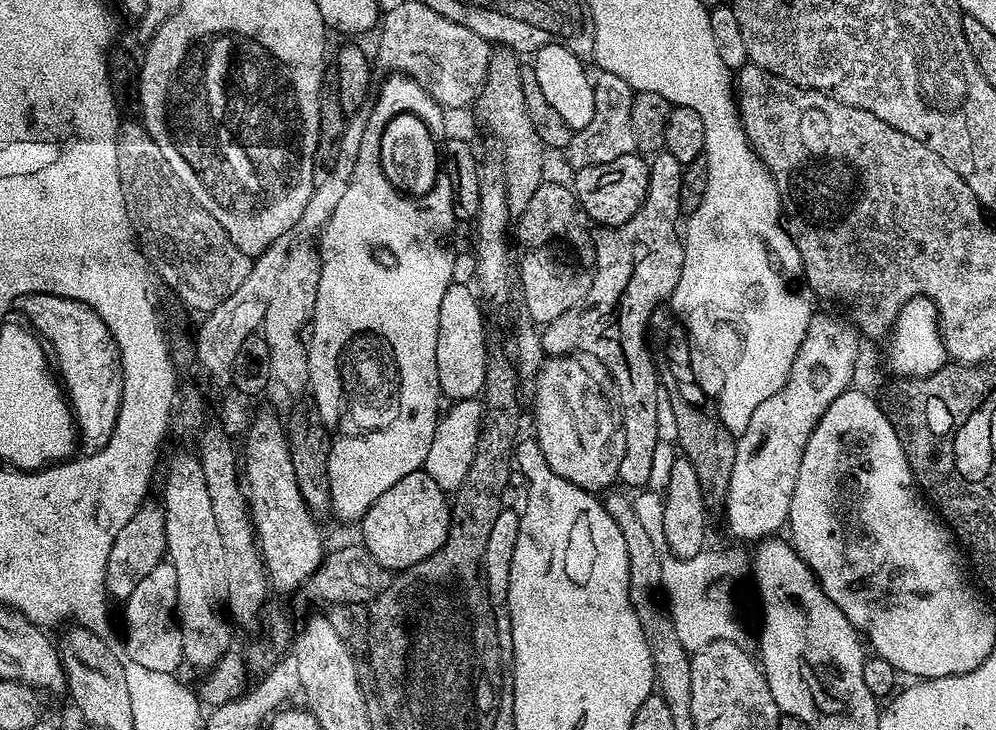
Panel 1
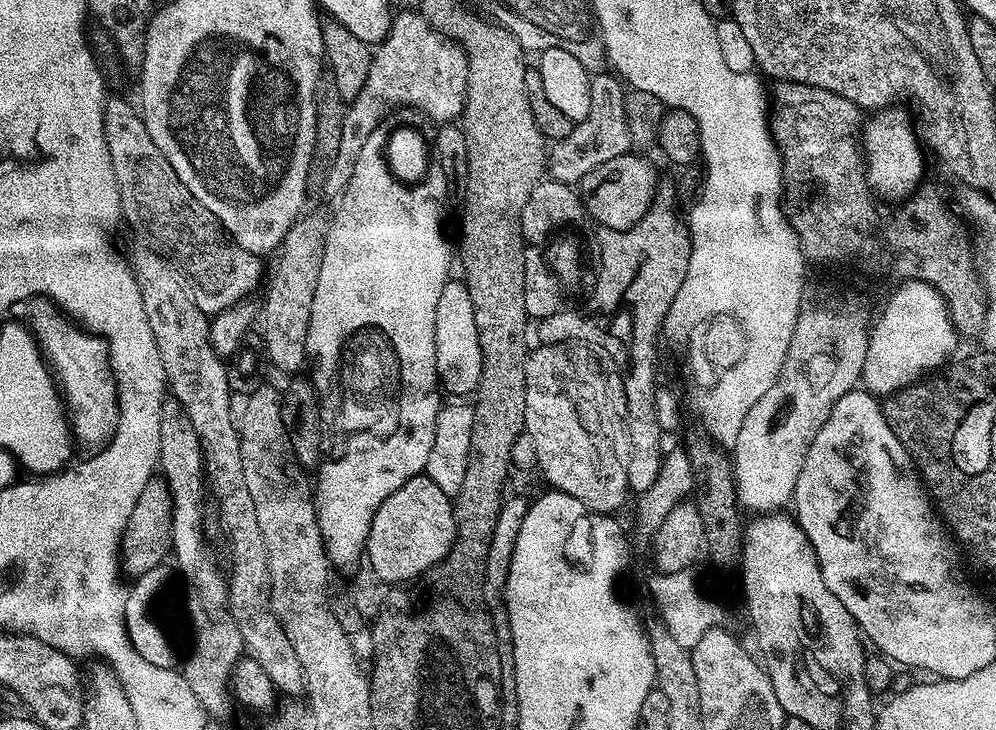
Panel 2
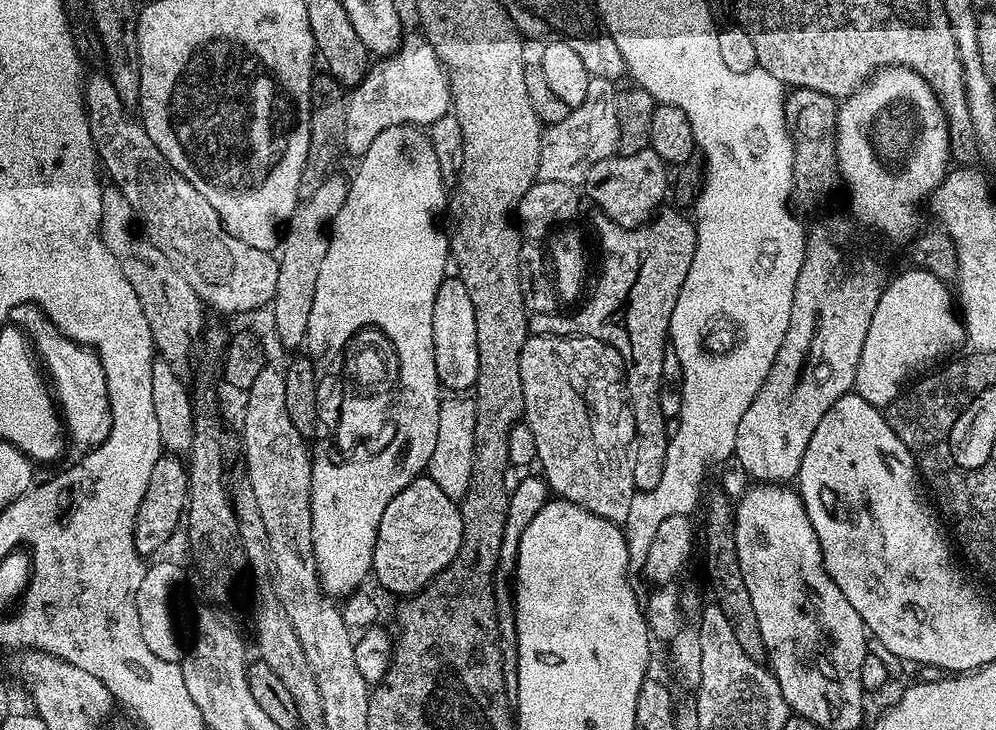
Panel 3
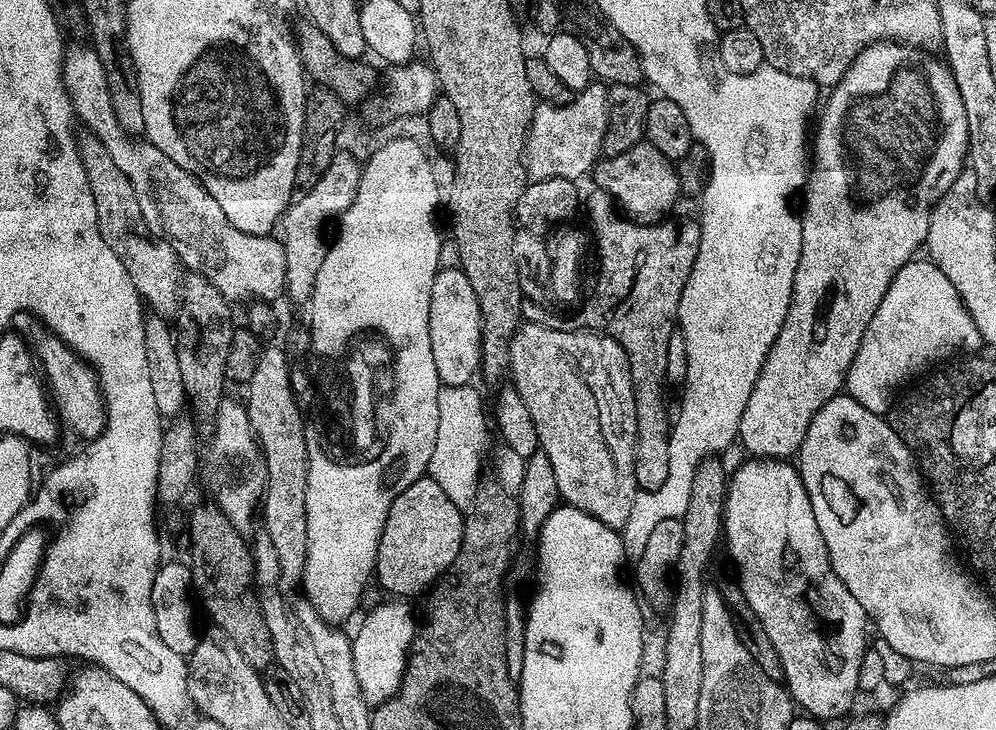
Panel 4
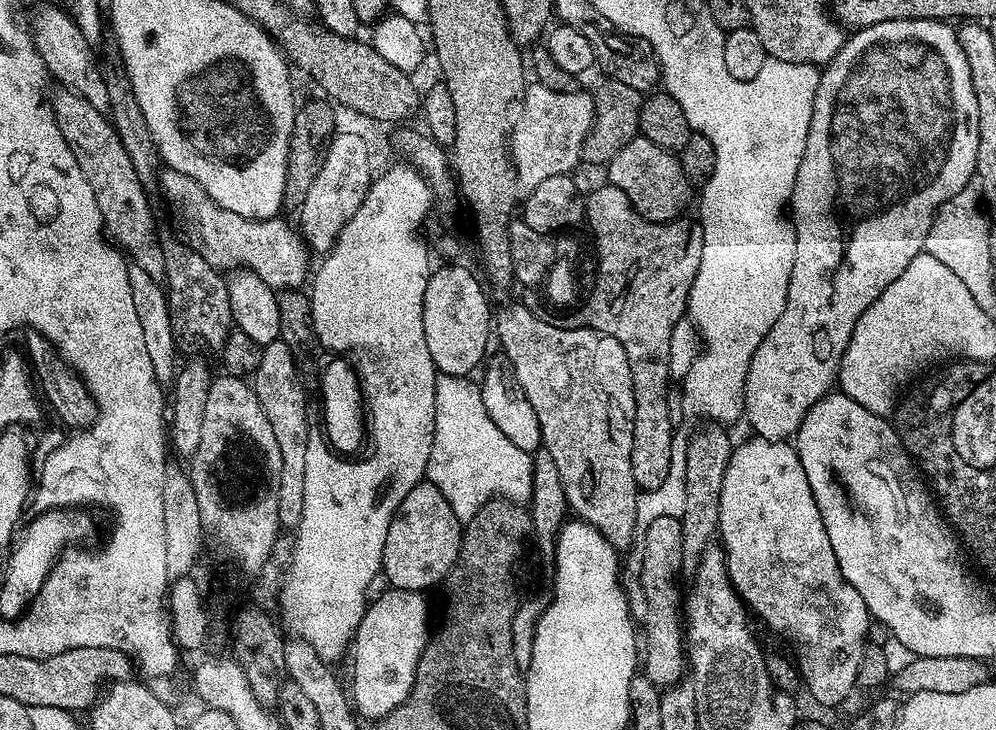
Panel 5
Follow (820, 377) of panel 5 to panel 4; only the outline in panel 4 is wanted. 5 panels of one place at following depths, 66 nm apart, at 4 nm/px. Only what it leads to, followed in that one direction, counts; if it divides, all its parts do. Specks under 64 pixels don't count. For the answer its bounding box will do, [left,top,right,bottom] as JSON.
[738,40,968,460]

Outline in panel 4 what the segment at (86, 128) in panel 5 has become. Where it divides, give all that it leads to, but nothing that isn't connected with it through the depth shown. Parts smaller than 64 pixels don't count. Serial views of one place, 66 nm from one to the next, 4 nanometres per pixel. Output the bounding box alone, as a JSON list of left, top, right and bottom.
[78,134,182,317]

